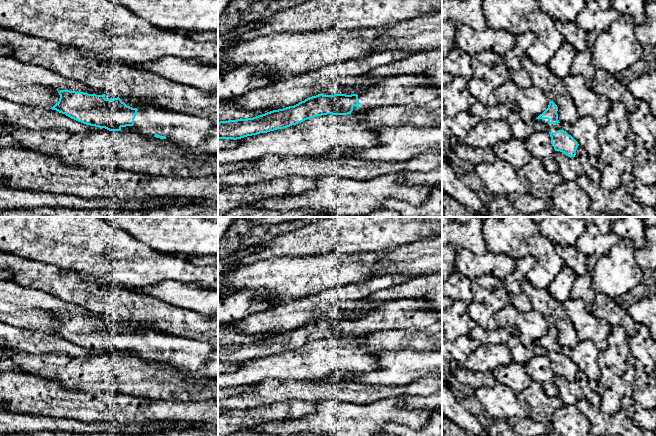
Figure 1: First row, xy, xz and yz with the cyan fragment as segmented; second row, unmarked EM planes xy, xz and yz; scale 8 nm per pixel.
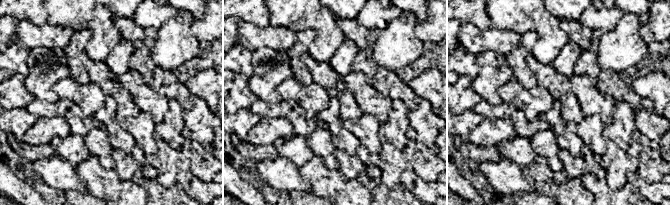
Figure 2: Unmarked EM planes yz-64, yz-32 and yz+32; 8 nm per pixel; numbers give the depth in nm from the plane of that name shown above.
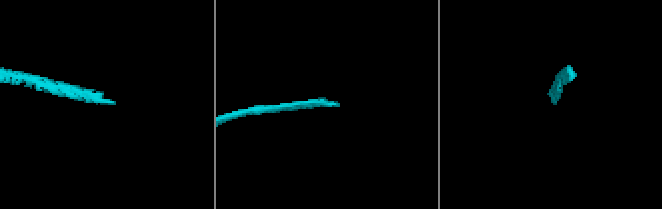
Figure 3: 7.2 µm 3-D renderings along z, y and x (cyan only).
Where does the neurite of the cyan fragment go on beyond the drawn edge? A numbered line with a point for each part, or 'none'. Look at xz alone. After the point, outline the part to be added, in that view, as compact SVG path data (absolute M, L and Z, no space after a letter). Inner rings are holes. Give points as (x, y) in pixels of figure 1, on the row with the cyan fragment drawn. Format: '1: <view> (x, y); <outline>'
1: xz (398, 90); M424 74L395 75L358 94L359 107L351 114L363 113L377 107L424 104L442 97L442 87L433 86Z

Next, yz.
1: yz (550, 127); M536 119L536 120L542 122L543 124L545 124L548 132L555 132L555 131L563 129L563 124L562 123L549 124L548 119Z

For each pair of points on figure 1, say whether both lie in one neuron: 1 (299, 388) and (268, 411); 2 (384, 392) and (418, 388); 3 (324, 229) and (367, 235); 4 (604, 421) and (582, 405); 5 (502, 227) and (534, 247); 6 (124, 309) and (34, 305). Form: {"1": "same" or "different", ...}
{"1": "different", "2": "same", "3": "same", "4": "same", "5": "same", "6": "different"}

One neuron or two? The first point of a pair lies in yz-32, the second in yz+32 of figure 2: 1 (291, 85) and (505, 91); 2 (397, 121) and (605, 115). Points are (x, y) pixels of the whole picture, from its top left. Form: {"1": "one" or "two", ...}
{"1": "one", "2": "two"}

